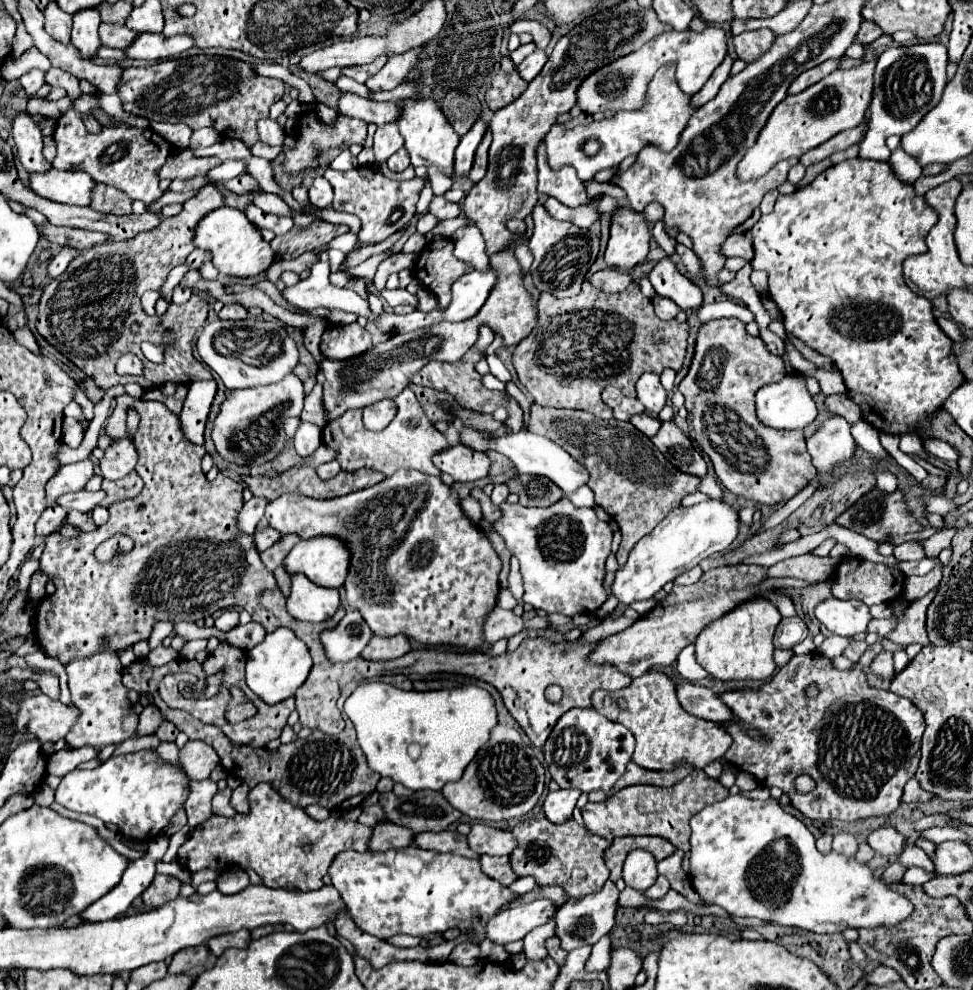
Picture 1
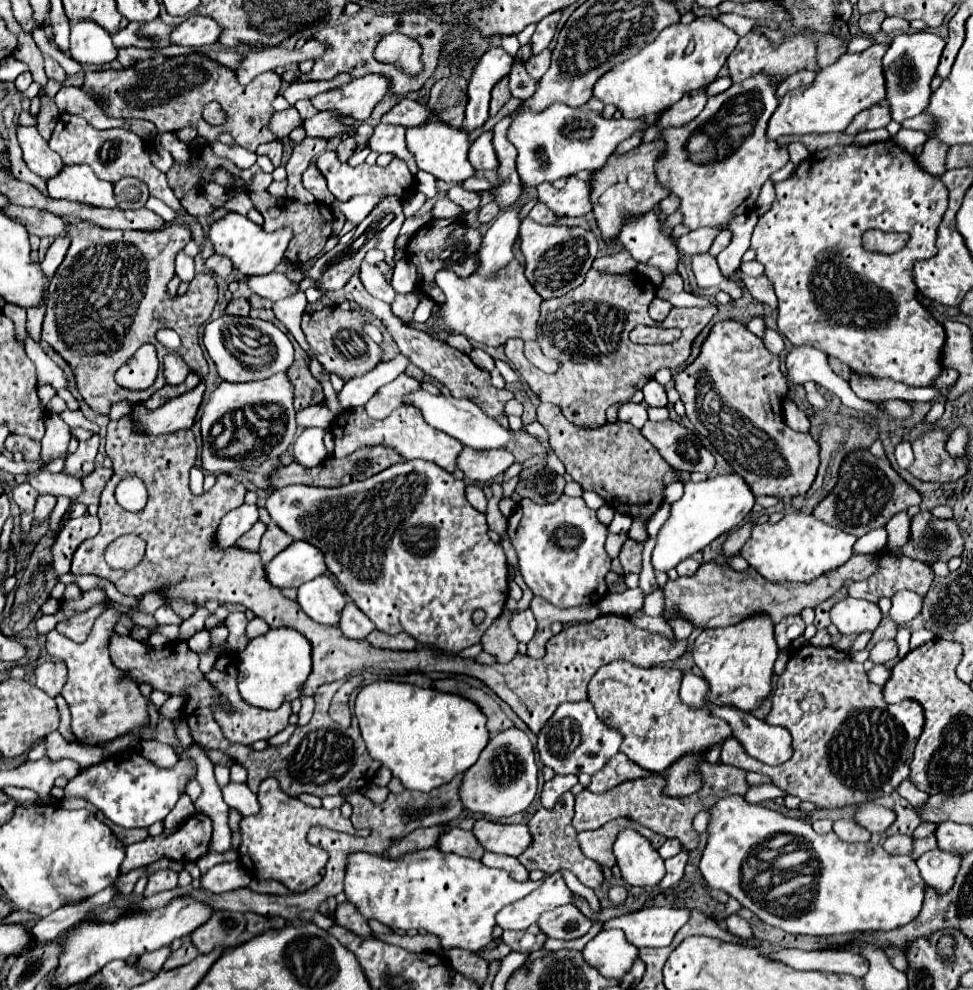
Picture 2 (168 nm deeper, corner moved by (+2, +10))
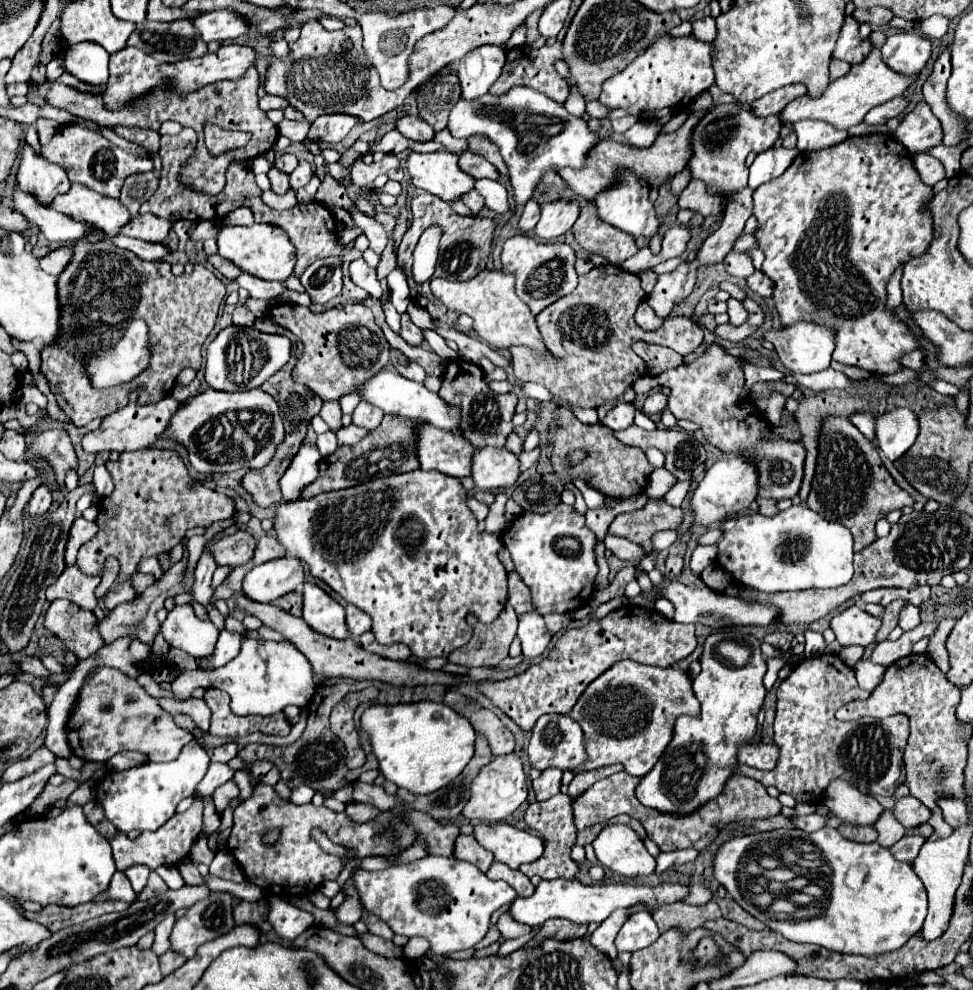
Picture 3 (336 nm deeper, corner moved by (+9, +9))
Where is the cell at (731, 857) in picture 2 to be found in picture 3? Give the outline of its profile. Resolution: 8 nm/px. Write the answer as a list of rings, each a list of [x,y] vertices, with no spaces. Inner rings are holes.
[[[824,827],[814,833],[804,833],[800,829],[776,829],[756,835],[740,835],[732,837],[730,841],[724,841],[714,859],[712,859],[714,879],[728,891],[728,895],[750,915],[760,919],[764,925],[768,925],[772,931],[782,933],[790,941],[798,943],[816,943],[820,947],[826,947],[830,951],[838,953],[858,953],[858,955],[878,955],[888,953],[898,947],[902,947],[910,935],[922,929],[924,917],[926,917],[926,889],[922,881],[912,871],[910,863],[898,861],[892,857],[892,853],[878,845],[878,843],[856,843],[844,839],[836,829]],[[782,849],[792,849],[800,857],[810,863],[816,863],[818,869],[818,885],[826,885],[826,897],[814,899],[806,907],[798,909],[768,909],[766,911],[766,895],[768,893],[768,881],[760,877],[760,883],[756,883],[756,877],[752,877],[752,869],[760,869],[756,863],[764,855],[780,855]]]

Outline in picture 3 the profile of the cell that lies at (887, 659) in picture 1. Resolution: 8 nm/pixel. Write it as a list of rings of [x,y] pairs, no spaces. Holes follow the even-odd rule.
[[[920,623],[918,627],[906,631],[906,633],[904,633],[900,639],[896,639],[896,641],[886,639],[886,641],[878,643],[878,645],[874,647],[872,655],[870,655],[870,661],[872,661],[872,663],[878,663],[878,665],[884,665],[884,667],[892,665],[894,661],[910,655],[910,653],[912,653],[912,645],[914,645],[918,639],[922,639],[922,637],[930,637],[930,635],[936,631],[936,627],[938,627],[936,623]]]

